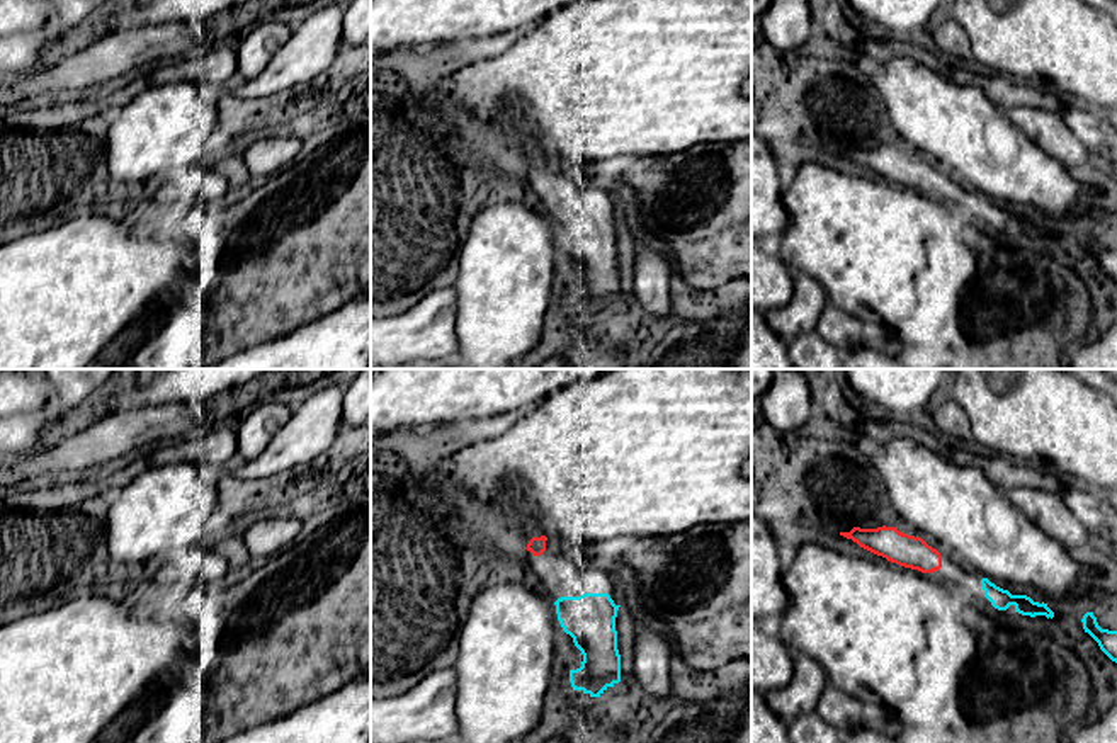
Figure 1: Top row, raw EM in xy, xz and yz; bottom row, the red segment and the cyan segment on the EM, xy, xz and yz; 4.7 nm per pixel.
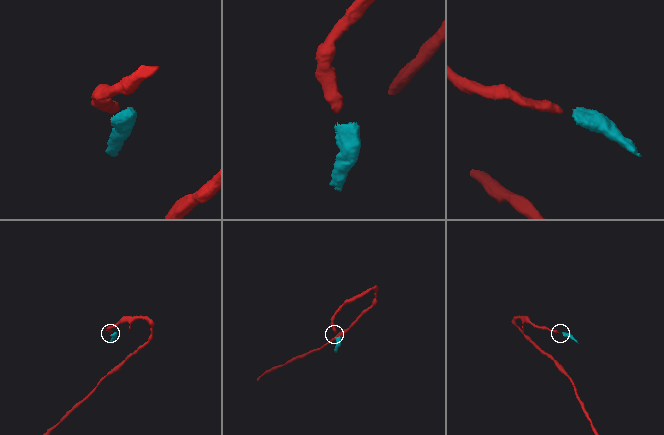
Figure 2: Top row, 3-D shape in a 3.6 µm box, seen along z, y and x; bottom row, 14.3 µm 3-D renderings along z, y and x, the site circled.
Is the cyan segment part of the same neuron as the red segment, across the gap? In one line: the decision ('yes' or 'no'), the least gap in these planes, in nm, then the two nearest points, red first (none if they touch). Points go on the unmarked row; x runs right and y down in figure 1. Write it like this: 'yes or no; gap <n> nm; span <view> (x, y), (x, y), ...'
yes; gap 200 nm; span yz (941, 186), (981, 199)

